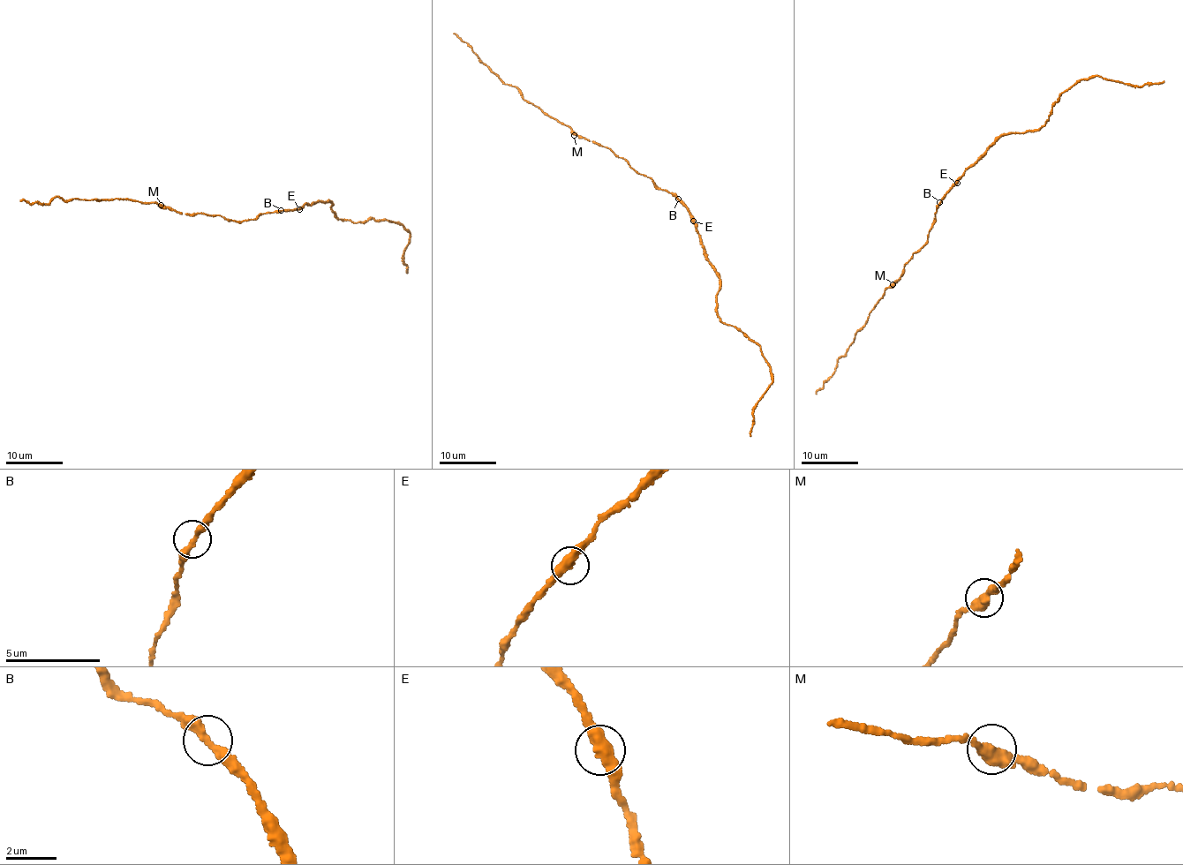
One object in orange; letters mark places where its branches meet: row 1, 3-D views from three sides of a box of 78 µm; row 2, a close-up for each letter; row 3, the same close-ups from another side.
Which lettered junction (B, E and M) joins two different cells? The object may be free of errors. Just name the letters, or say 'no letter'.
no letter

